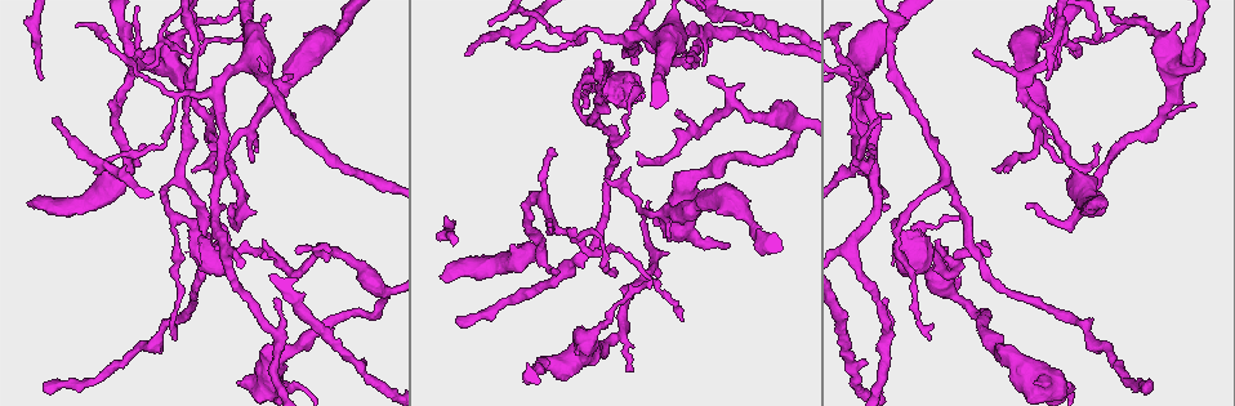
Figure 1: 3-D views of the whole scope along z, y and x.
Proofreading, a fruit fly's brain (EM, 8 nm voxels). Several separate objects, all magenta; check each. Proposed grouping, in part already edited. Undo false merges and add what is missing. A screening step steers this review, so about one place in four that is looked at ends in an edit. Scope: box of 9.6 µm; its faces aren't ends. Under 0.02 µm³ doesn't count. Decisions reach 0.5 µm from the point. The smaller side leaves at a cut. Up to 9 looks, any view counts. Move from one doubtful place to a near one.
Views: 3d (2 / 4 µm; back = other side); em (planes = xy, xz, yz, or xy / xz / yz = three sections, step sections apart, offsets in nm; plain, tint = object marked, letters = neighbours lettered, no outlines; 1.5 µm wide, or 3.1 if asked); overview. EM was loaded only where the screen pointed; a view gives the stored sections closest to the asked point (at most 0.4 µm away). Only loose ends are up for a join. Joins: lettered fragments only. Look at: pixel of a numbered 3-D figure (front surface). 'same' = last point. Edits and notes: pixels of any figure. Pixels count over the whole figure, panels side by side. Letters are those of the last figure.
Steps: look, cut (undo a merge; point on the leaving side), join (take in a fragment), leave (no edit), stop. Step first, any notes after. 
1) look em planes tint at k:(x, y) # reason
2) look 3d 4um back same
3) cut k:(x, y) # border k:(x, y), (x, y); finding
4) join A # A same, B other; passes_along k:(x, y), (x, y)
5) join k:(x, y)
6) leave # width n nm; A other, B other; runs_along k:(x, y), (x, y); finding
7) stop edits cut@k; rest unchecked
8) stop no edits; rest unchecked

look em yz step 4 letters at 1:(627, 370) # tapers out

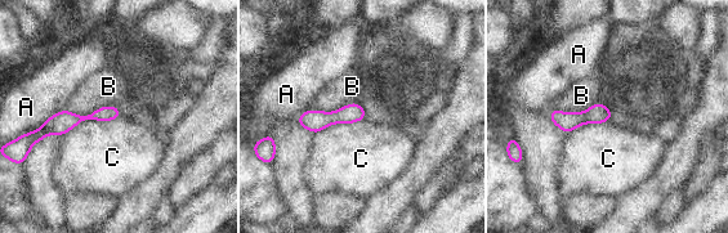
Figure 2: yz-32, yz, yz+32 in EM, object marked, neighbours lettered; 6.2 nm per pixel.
look em planes letters same

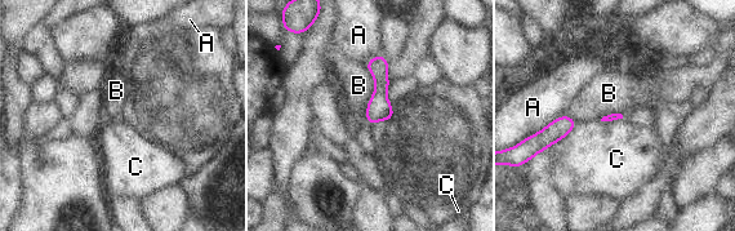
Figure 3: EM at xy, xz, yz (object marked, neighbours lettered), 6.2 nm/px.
leave # A other, B other, C other; runs_along 3:(382, 60), (379, 107), (372, 120); none of them fits

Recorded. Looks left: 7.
look 3d 2um at 1:(862, 165) # three-way junction

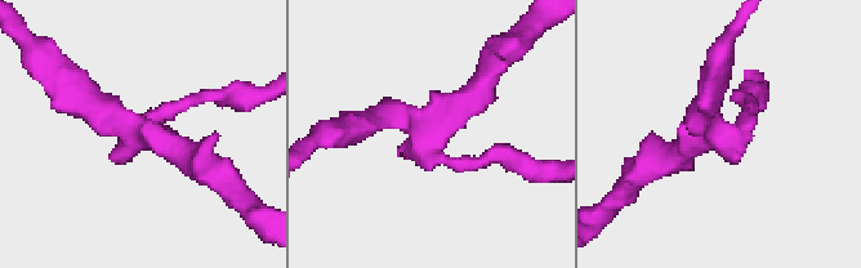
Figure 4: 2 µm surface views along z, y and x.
look em planes tint at 4:(423, 134) # arms 3; now the EM

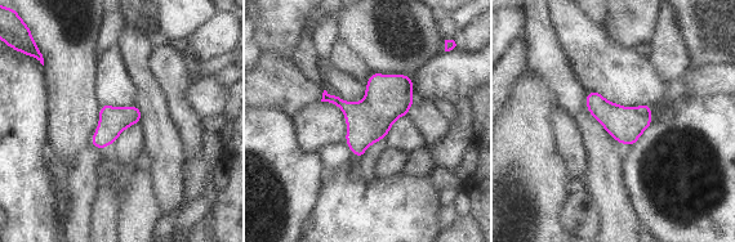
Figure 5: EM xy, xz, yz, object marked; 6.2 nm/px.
look em planes letters same # what lies round it

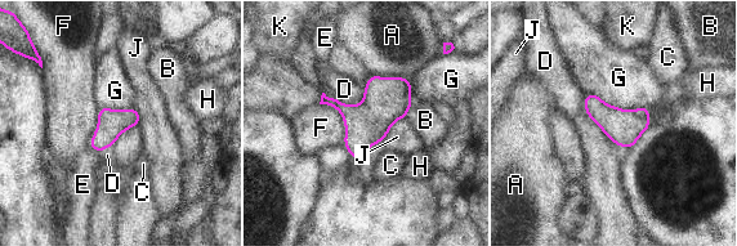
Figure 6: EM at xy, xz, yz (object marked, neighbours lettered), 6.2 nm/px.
cut 6:(624, 128) # longest_contact D 440 nm; A other, B other, C other, D other, E other, F other, G other, H other, J other, K other; a second cell is stuck on

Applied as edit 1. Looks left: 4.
look overview # redraw

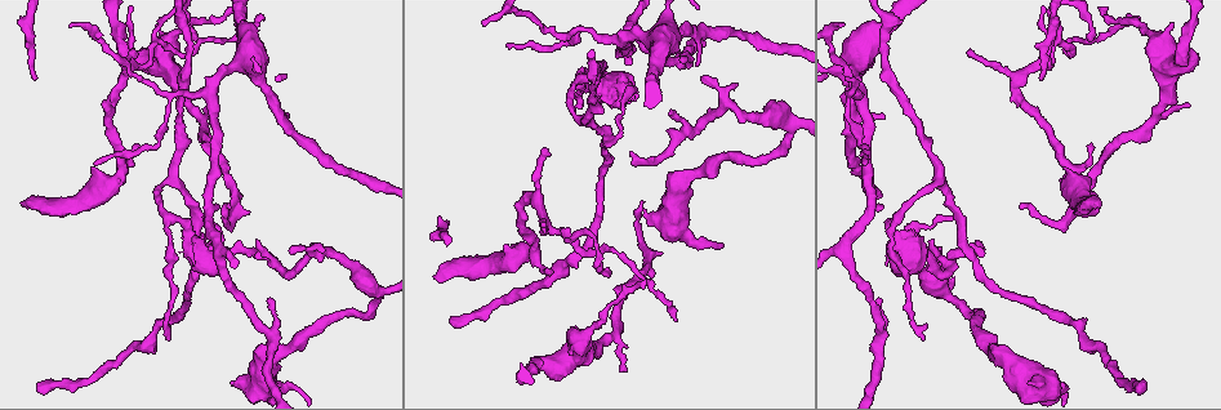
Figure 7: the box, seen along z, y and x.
look 3d 4um at 7:(968, 49) # tapers out

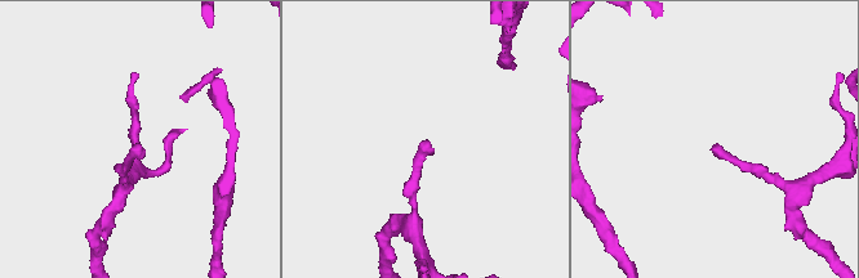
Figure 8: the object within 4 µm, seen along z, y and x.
look em yz step 4 letters at 8:(713, 146)

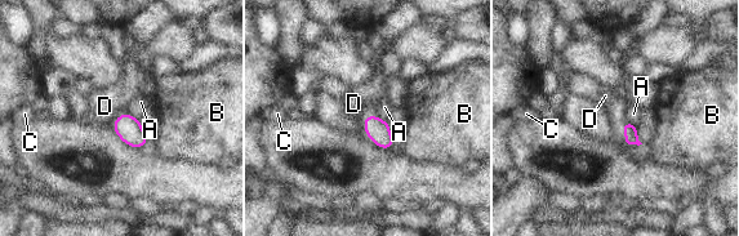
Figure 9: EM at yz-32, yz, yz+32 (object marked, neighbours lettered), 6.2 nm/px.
look em xy step 8 letters same # another direction

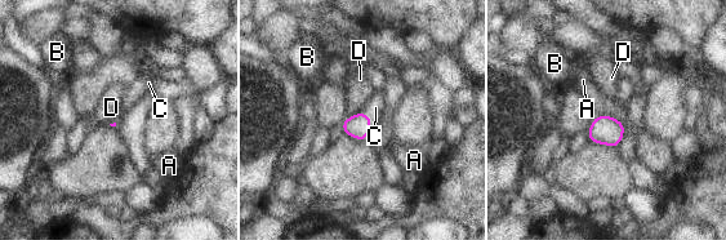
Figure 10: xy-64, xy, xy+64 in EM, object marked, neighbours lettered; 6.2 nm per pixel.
join 10:(375, 107) # A other, B other, C same, D other; passes_along 10:(357, 125), (366, 115), (375, 107); the cell continues

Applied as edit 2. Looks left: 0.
stop edits cut@6, join@10; rest unchecked

